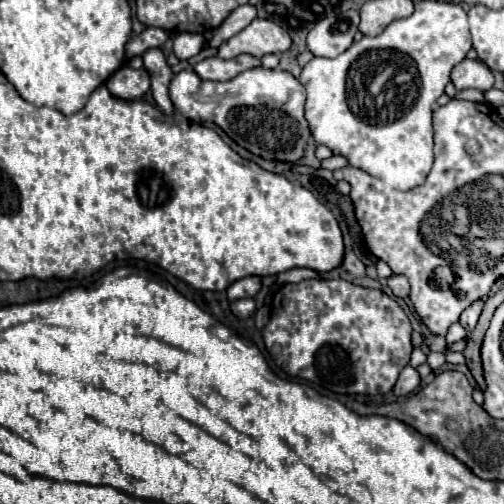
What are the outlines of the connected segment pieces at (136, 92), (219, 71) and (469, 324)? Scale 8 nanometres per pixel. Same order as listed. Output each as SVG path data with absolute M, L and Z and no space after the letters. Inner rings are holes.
M126 64L114 72L114 76L110 76L106 88L120 100L138 100L150 90L150 78L144 70L134 70Z
M242 54L232 60L222 60L222 58L214 56L214 58L206 58L206 60L198 62L194 66L194 72L202 80L232 80L240 72L244 72L248 68L256 68L256 66L260 66L260 60L250 54Z
M478 300L478 302L474 302L470 308L466 308L466 310L462 312L460 324L466 328L466 332L472 332L472 330L474 330L474 326L476 326L476 322L478 322L478 316L480 316L482 308L484 308L484 302Z

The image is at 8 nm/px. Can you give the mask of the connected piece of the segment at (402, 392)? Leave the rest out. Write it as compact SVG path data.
M406 366L406 368L402 368L402 372L400 372L398 380L396 380L394 394L396 394L396 396L408 396L418 384L420 384L420 376L418 376L416 368Z

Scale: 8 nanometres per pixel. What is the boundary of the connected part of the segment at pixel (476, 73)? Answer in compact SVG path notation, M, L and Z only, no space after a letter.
M468 58L452 68L450 80L456 86L456 90L478 88L478 90L486 92L494 86L494 76L492 76L490 68L486 64L482 64L480 60L468 60Z

